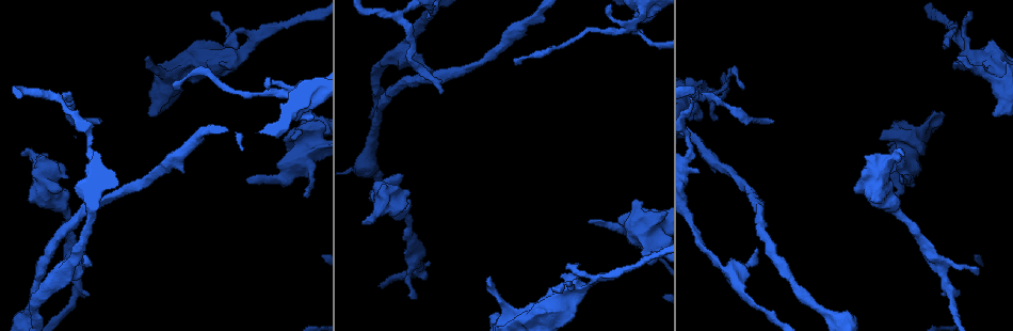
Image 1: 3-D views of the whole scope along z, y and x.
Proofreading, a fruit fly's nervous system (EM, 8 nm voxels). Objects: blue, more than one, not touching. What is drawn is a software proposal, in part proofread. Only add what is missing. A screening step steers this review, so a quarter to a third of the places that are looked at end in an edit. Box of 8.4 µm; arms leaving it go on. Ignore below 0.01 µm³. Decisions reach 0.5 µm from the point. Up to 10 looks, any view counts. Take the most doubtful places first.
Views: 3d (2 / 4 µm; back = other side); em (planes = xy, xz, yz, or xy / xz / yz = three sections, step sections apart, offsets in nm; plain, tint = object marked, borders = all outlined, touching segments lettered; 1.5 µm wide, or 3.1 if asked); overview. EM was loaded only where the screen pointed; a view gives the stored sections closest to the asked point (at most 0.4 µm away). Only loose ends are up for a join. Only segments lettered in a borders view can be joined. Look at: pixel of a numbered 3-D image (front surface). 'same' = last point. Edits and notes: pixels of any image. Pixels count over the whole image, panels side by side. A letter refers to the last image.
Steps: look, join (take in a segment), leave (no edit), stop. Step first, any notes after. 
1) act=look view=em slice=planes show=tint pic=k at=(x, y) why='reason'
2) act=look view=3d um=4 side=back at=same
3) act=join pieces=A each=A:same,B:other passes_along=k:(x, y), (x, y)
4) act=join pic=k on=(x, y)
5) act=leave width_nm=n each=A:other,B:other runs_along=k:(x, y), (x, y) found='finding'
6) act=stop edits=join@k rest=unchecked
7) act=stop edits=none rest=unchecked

act=look view=3d um=2 pic=1 at=(21, 156) why='branch stops here'

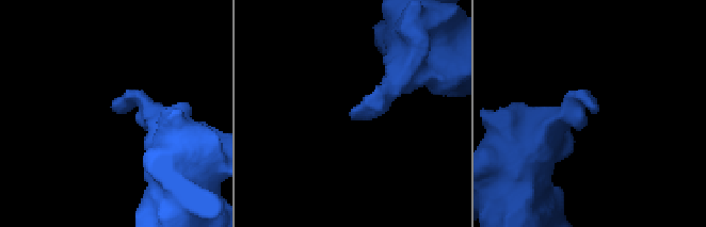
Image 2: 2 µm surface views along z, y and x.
act=look view=em slice=xz step=4 show=tint pic=2 at=(595, 110)

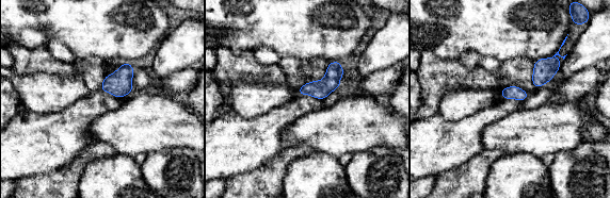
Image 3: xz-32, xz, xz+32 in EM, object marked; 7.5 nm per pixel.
act=look view=em slice=planes show=borders at=same

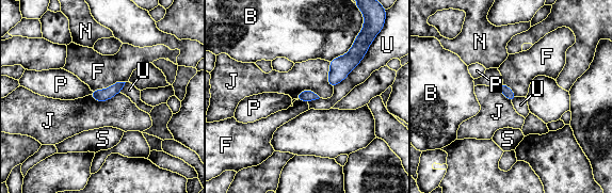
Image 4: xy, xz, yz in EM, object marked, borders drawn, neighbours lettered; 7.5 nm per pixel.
act=leave each=B:other,F:other,J:other,N:other,P:other,S:other,U:other border=4:(366, 52), (360, 62), (333, 86) found='none of them fits'

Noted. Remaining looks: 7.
act=look view=3d um=4 pic=1 at=(943, 47) why='tapers out'

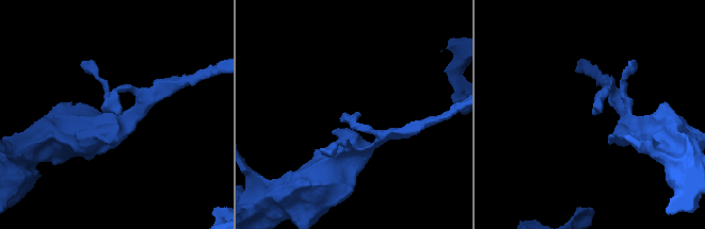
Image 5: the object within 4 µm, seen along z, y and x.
act=look view=em slice=yz step=8 show=borders pic=5 at=(595, 114) why='need the tissue'

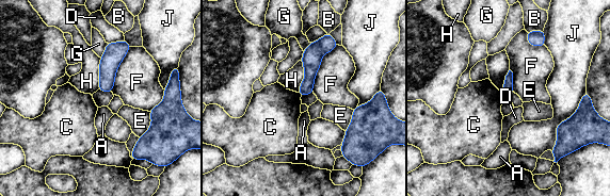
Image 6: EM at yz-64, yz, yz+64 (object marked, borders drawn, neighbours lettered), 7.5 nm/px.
act=look view=em slice=planes show=borders at=same

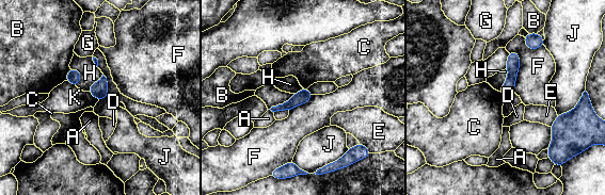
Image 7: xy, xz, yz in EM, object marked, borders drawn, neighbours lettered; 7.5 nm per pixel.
act=leave each=A:other,B:other,C:other,D:other,E:other,F:other,G:other,H:other,J:other,K:other found='none of them fits'

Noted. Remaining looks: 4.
act=look view=em slice=xz step=8 show=borders pic=1 at=(901, 179) why='branch stops here'

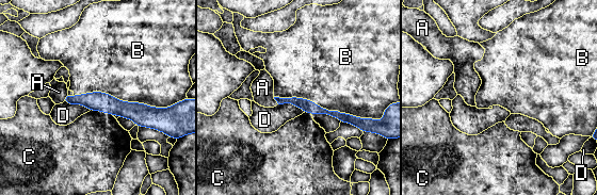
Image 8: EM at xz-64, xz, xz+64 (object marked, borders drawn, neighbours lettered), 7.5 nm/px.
act=join pieces=A longest_contact=B:750nm each=A:same,B:other,C:other,D:other found='the neuron continues'

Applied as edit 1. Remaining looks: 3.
act=look view=overview why='see it whole again'

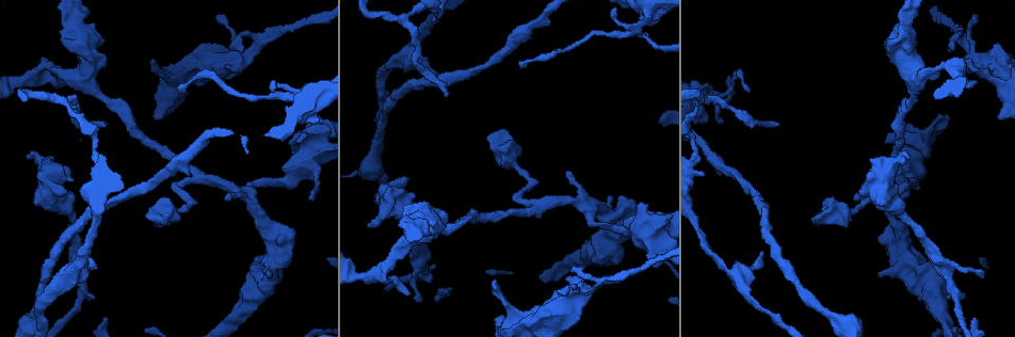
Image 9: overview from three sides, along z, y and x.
act=look view=em slice=planes show=borders pic=9 at=(704, 175) why='branch stops here'

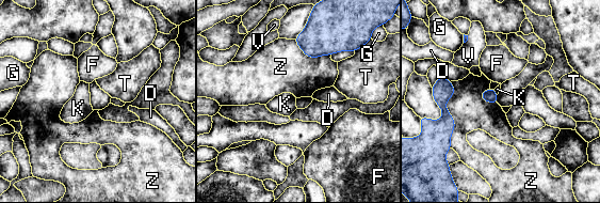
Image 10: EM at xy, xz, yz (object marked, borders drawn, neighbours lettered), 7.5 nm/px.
act=leave width_nm=100 each=D:other,F:other,G:other,K:other,T:other,V:other,Z:other border=10:(451, 81), (450, 147) found='no lettered segment goes on from it'

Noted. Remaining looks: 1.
act=stop edits=join@8 rest=unchecked

